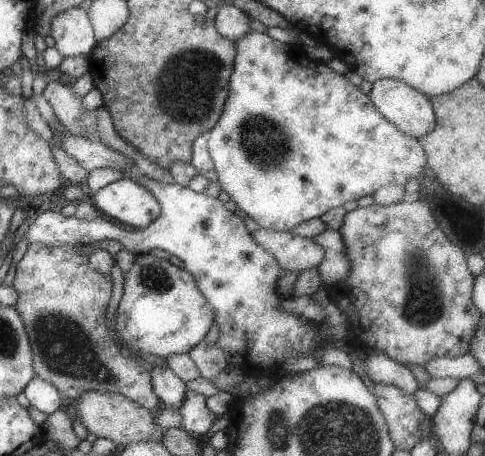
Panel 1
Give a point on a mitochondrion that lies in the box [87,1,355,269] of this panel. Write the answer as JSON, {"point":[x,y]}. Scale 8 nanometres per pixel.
{"point":[267,146]}

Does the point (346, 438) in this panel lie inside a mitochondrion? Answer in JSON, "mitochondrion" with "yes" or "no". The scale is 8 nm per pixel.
{"mitochondrion":"yes"}

